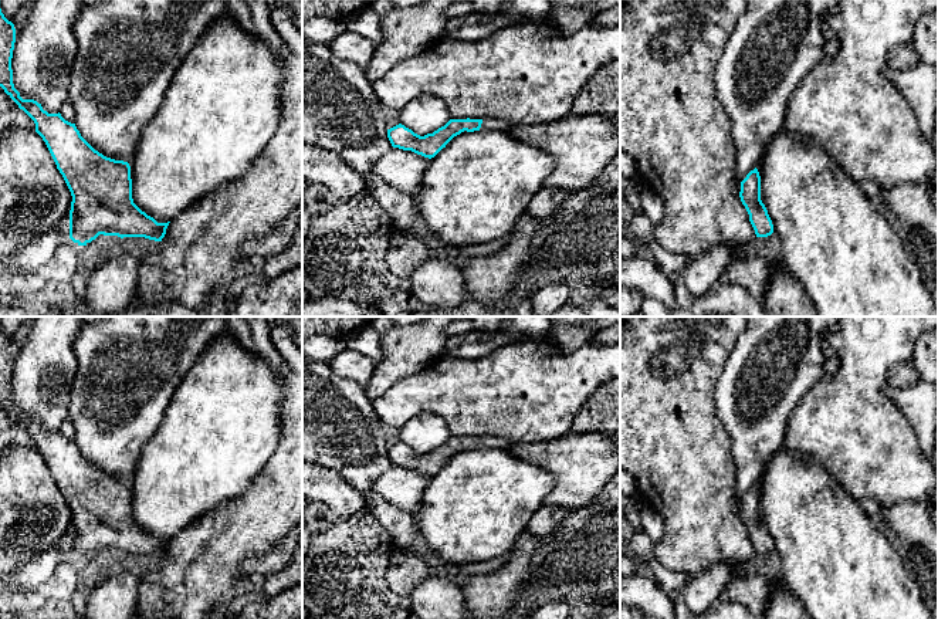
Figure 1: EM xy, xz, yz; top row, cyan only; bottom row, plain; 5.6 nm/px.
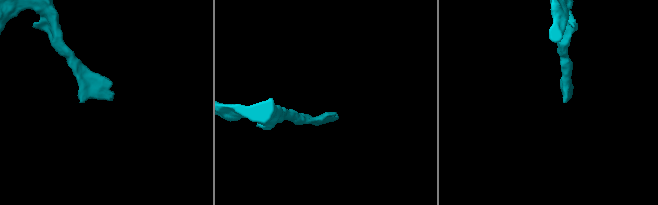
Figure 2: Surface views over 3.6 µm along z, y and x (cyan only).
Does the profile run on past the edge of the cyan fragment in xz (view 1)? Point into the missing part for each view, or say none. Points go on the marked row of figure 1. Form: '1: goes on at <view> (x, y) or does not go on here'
1: goes on at xz (488, 124)

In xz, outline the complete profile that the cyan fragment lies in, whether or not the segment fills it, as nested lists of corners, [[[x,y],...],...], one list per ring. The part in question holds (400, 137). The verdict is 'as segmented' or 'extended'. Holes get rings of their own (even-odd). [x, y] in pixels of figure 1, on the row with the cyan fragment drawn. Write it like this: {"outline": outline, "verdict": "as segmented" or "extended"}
{"outline": [[[450,119],[444,126],[433,133],[420,136],[412,129],[399,124],[387,129],[387,138],[393,148],[412,150],[424,158],[434,158],[457,135],[474,131],[502,131],[508,132],[514,125],[502,119]]], "verdict": "extended"}

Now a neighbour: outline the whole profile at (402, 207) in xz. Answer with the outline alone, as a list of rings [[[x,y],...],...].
[[[375,173],[363,177],[368,190],[387,213],[396,230],[419,230],[417,196],[394,190]]]

